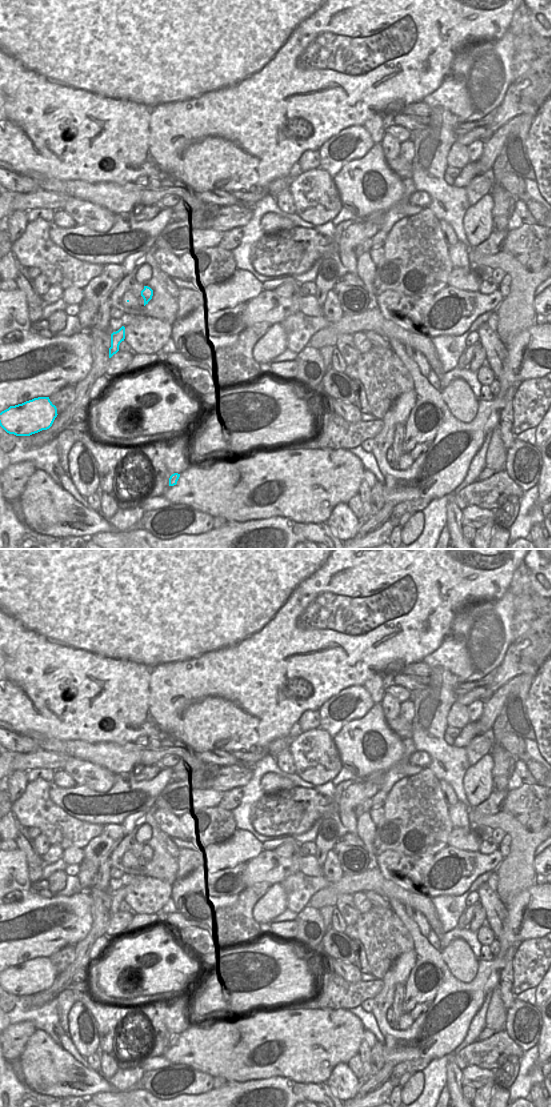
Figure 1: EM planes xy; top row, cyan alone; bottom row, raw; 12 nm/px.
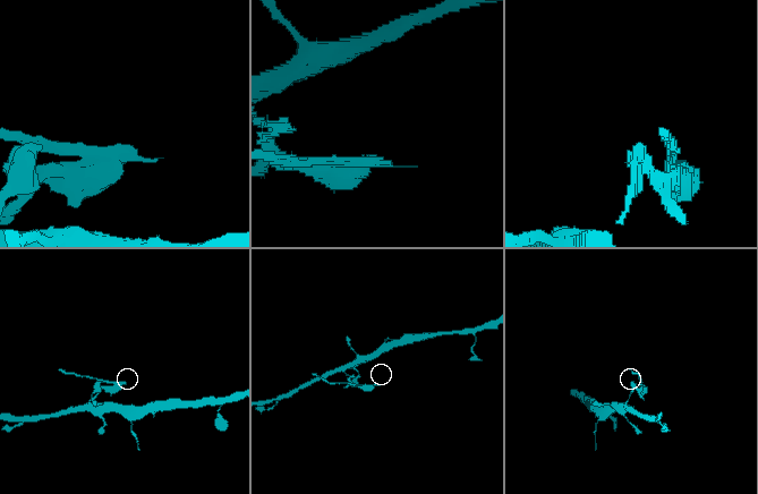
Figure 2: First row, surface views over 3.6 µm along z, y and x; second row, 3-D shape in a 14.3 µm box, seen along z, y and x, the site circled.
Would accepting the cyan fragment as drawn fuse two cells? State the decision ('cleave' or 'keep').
cleave

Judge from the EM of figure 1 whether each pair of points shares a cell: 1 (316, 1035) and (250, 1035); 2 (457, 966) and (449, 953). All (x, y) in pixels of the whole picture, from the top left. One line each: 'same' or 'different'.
1: same
2: same

